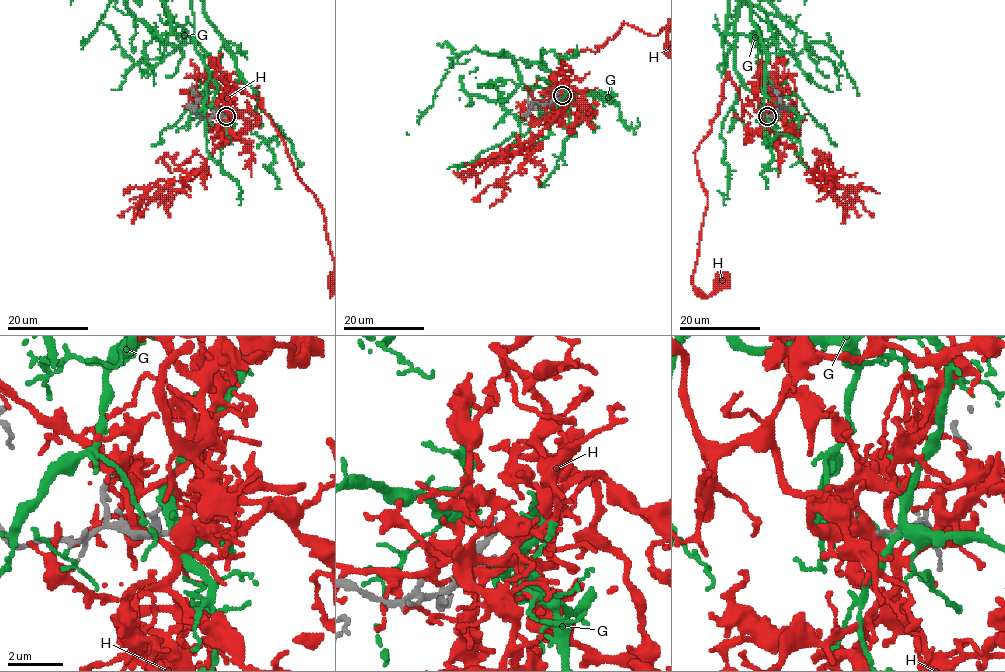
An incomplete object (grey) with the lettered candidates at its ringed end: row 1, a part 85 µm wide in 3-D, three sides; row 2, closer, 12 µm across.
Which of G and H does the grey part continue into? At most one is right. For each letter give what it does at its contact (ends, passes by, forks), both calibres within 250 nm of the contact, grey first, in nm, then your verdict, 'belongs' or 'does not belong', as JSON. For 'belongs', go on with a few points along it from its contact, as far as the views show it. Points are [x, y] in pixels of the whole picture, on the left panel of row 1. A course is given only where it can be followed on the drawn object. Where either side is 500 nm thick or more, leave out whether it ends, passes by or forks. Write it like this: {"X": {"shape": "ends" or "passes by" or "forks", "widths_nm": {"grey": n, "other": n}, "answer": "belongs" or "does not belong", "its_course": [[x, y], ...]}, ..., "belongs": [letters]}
{"G": {"shape": "forks", "widths_nm": {"grey": 200, "other": 280}, "answer": "does not belong"}, "H": {"shape": "forks", "widths_nm": {"grey": 160, "other": 400}, "answer": "does not belong"}, "belongs": []}

